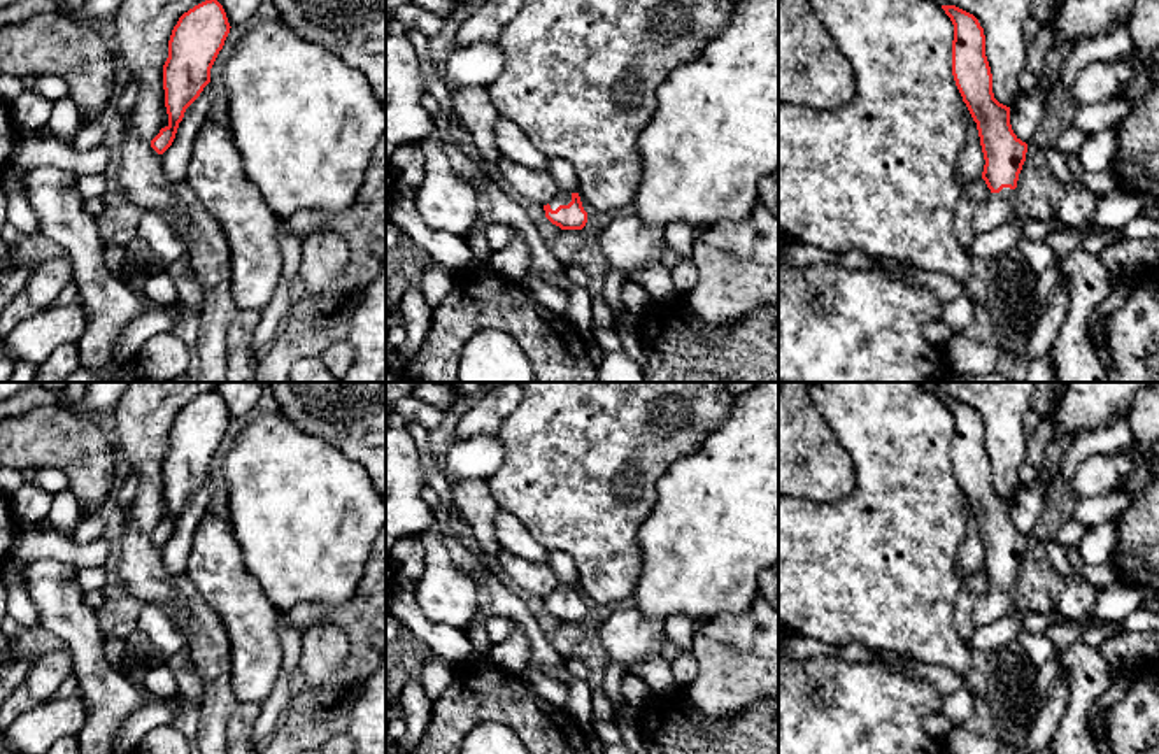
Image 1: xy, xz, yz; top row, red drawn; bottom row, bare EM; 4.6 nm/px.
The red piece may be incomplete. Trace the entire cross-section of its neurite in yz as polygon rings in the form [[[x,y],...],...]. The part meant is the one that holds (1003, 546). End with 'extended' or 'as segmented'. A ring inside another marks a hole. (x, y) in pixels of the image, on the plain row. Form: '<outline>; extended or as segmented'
[[[942,398],[942,402],[954,417],[952,468],[977,516],[985,552],[982,572],[989,587],[973,605],[973,622],[984,626],[1019,612],[1022,630],[1045,633],[1052,626],[1050,612],[1033,612],[1020,607],[1012,591],[1026,554],[1027,537],[1012,523],[1010,500],[994,491],[984,421],[973,407],[956,398]]]; extended

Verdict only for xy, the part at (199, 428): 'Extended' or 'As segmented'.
As segmented

